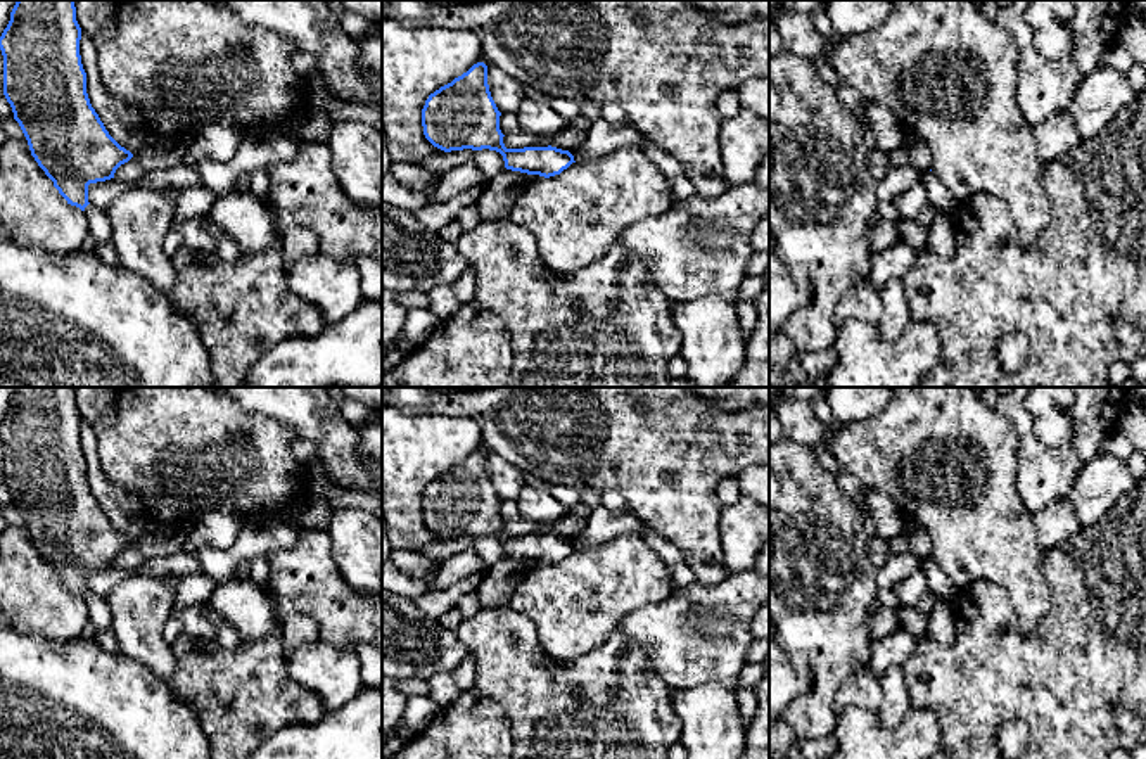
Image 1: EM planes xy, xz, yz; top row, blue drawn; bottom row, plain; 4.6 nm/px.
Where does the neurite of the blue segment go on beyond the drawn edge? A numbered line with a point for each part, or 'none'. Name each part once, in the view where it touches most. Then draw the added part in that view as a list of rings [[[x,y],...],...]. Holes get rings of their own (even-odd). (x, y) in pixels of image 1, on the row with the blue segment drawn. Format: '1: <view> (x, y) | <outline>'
none

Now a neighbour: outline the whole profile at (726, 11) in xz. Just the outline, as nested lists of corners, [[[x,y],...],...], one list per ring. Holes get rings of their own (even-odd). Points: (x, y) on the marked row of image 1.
[[[693,0],[714,19],[728,24],[748,19],[769,19],[769,0]]]

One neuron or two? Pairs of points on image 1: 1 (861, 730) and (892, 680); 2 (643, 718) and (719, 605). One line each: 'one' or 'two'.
1: two
2: two

